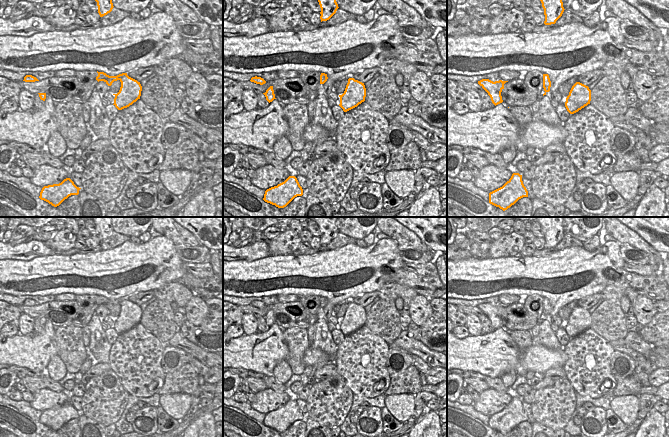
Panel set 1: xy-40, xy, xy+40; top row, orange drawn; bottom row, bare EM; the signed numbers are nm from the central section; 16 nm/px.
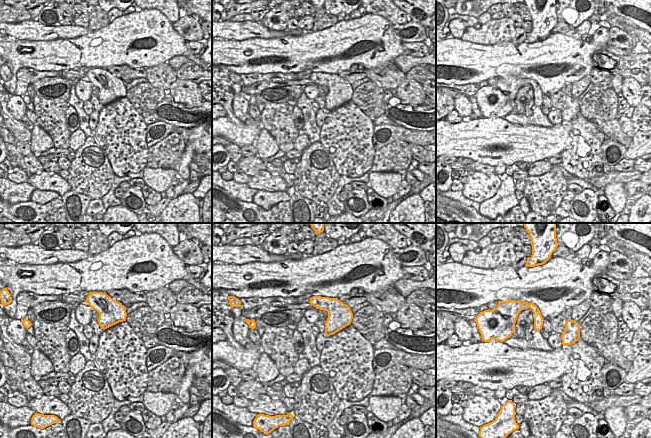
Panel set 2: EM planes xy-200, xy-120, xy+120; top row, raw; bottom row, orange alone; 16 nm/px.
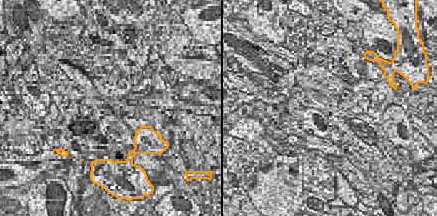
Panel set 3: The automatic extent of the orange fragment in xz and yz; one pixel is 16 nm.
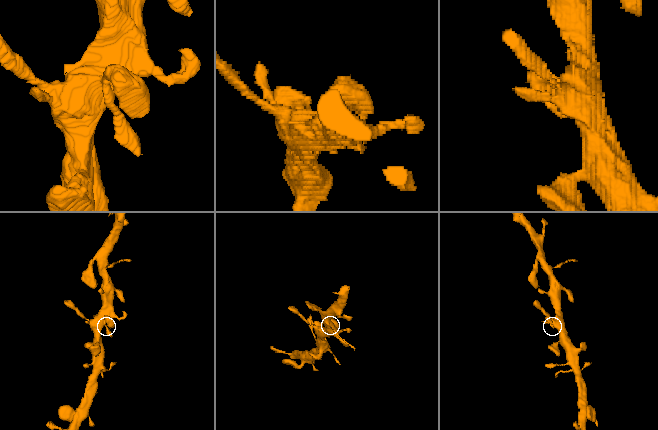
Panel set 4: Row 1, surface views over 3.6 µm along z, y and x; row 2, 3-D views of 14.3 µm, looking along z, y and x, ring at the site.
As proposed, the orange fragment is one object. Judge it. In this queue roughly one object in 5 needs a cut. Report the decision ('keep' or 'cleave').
keep

